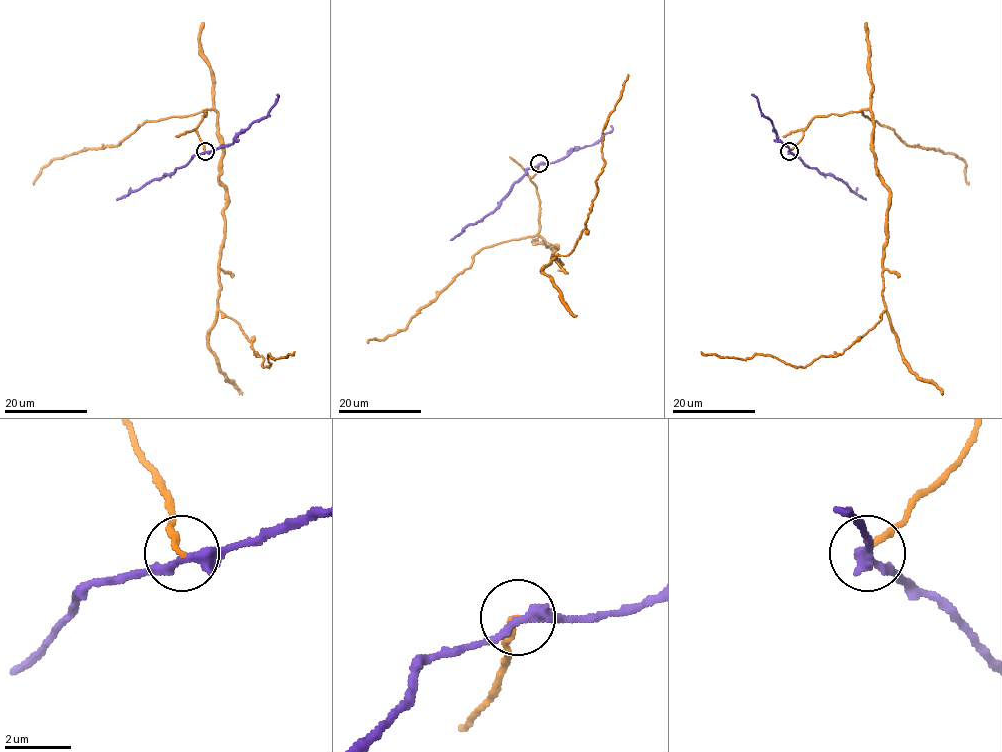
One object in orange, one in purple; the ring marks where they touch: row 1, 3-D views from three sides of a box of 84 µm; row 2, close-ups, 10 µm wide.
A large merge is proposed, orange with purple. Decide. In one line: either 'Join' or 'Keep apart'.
Keep apart

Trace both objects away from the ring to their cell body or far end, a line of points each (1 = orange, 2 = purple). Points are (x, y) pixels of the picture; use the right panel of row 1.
1: (790, 151), (816, 116), (872, 112), (876, 174), (889, 192), (881, 320), (843, 353), (804, 367), (700, 352)
2: (790, 151), (803, 164), (840, 179), (865, 199)

